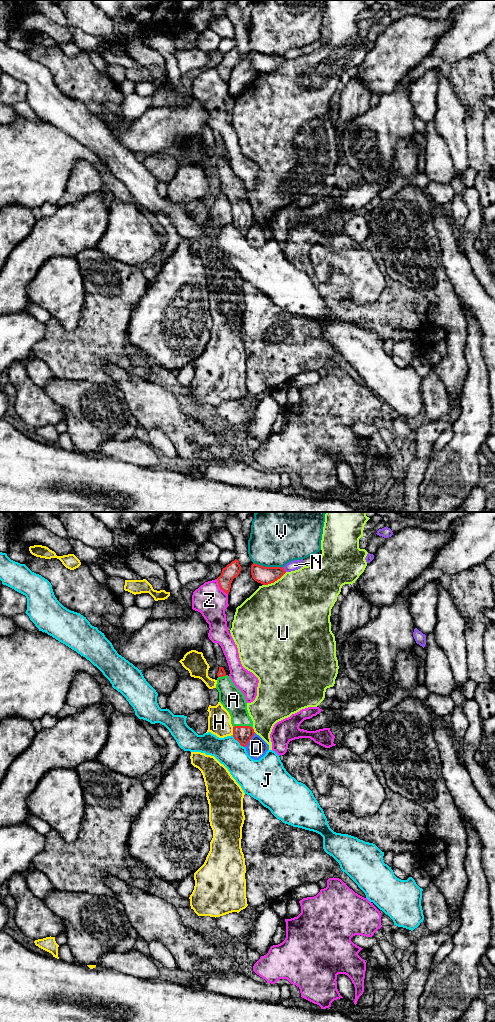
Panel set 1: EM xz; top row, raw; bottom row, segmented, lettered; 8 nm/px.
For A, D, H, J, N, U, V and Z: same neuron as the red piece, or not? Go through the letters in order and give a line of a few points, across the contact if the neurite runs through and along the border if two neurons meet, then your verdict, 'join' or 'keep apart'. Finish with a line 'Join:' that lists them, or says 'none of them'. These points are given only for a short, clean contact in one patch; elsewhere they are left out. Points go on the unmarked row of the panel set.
A: join
D: line xz (255, 221), (245, 235); keep apart
H: keep apart
J: line xz (232, 223), (244, 235); keep apart
N: keep apart
U: keep apart
V: keep apart
Z: keep apart
Join: A

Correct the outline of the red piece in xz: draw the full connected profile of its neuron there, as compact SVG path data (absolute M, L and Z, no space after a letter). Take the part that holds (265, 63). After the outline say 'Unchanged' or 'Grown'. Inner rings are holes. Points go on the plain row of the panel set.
M255 51L251 53L252 66L263 73L274 71L285 61L283 55L264 55Z. Unchanged

